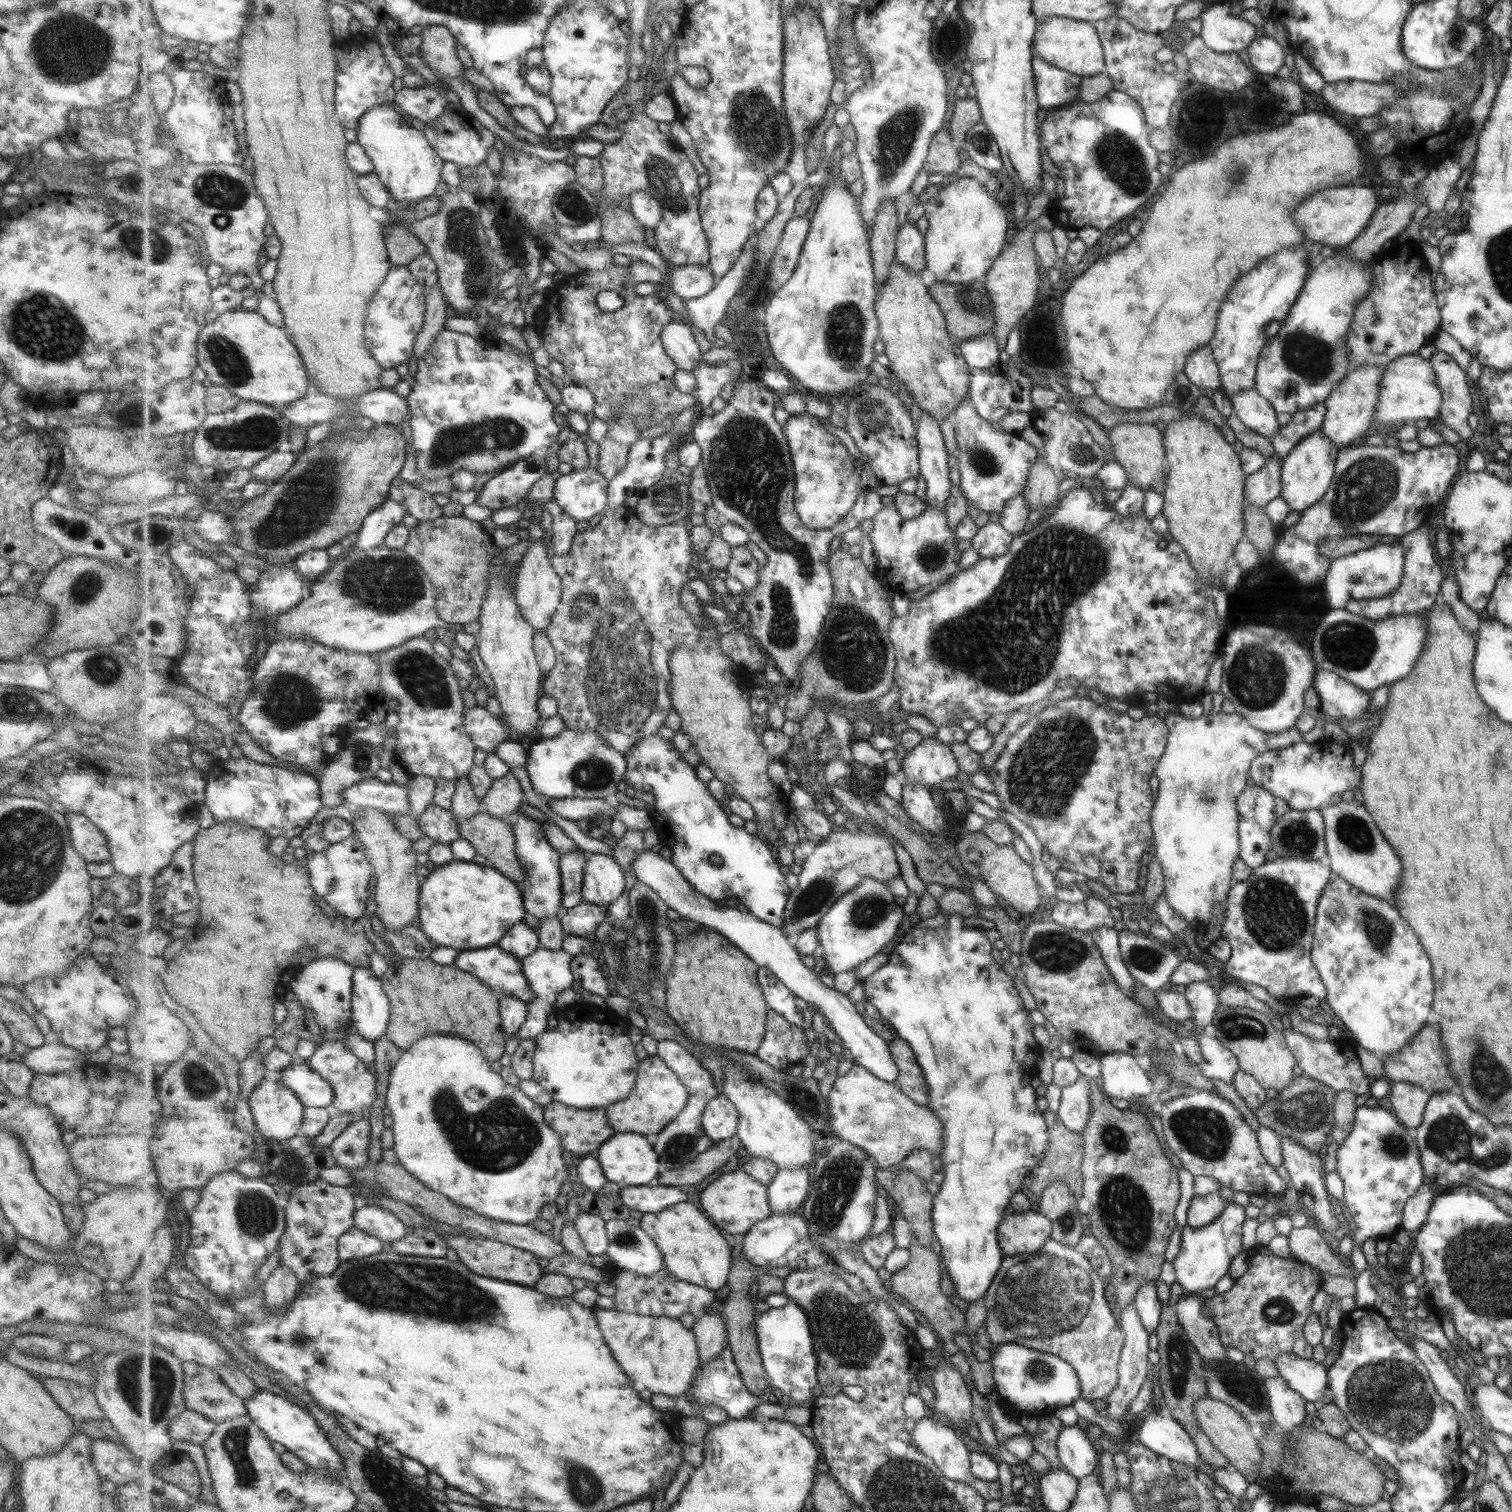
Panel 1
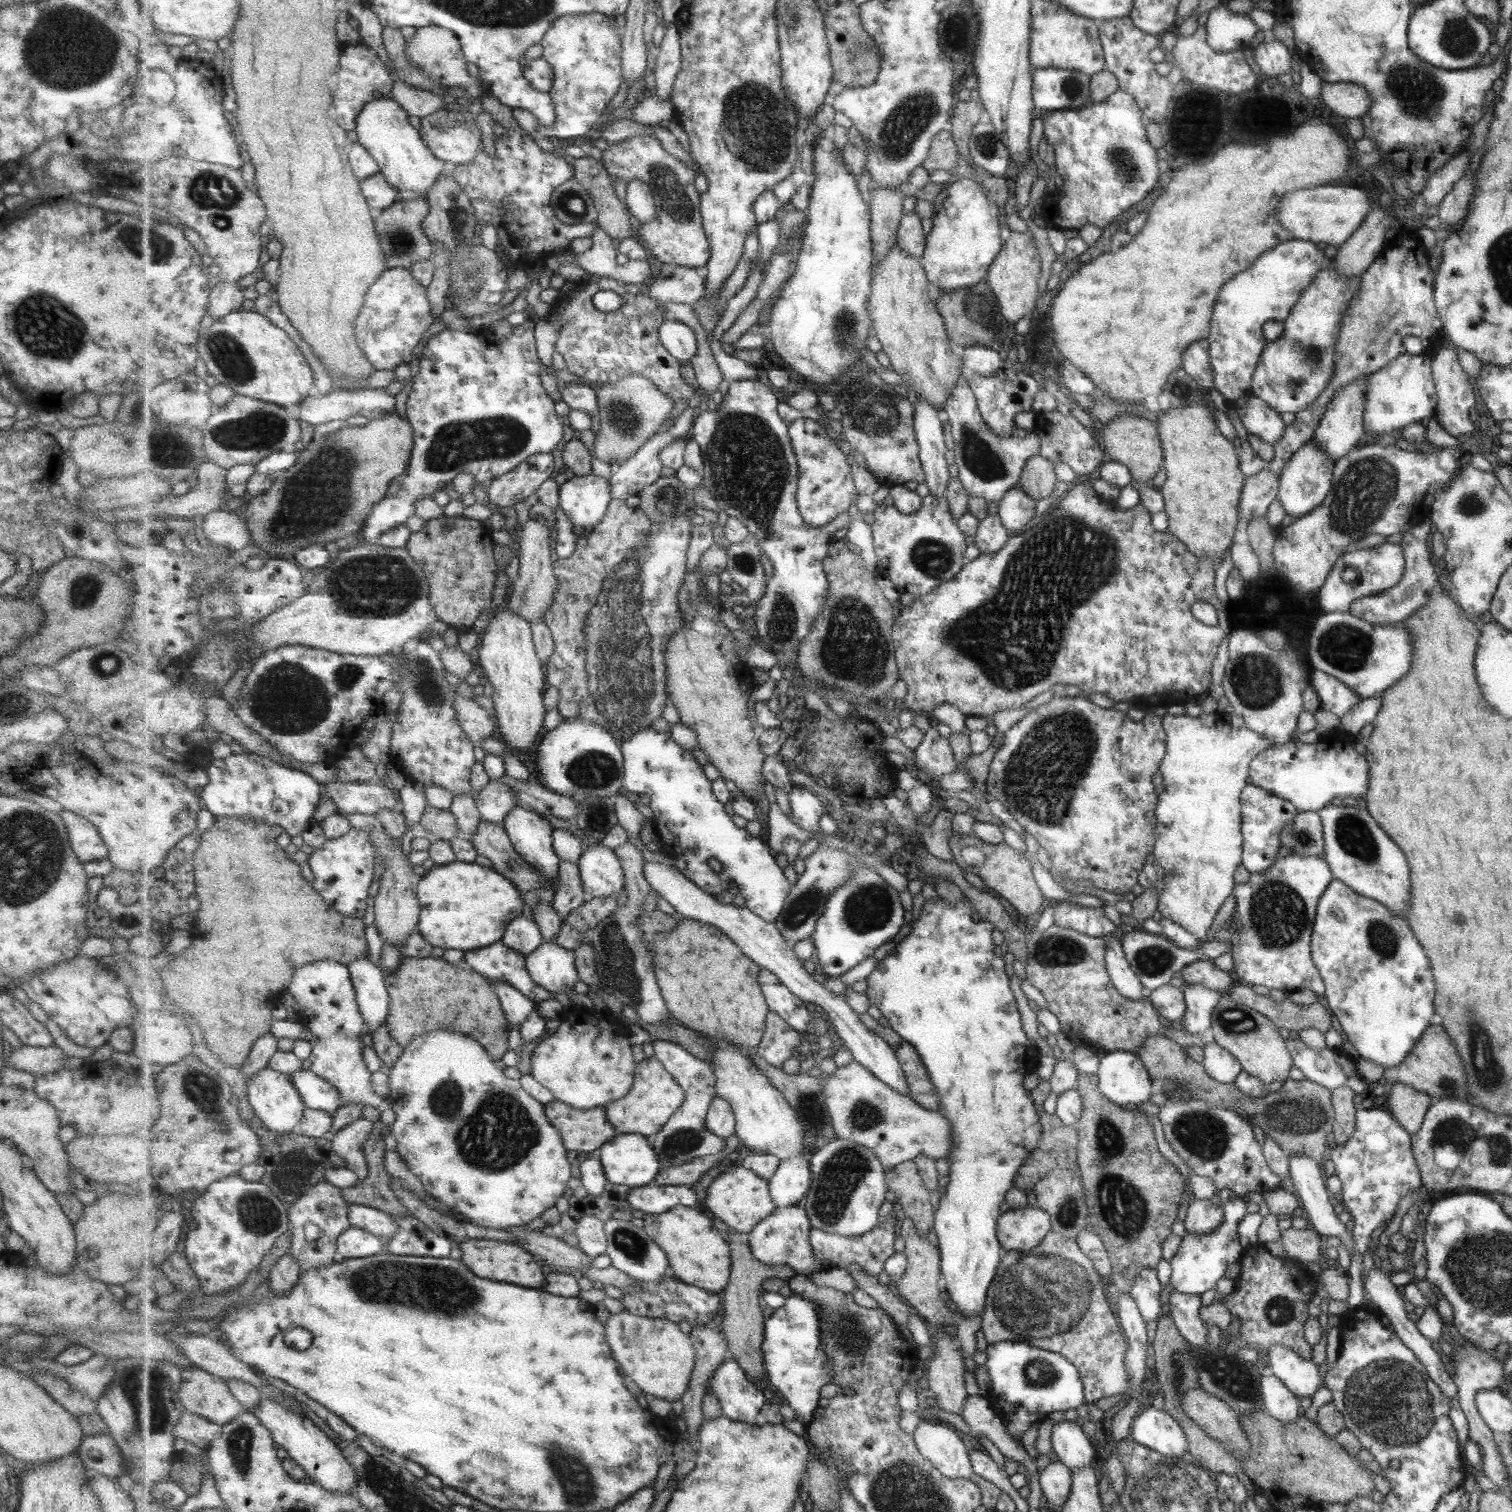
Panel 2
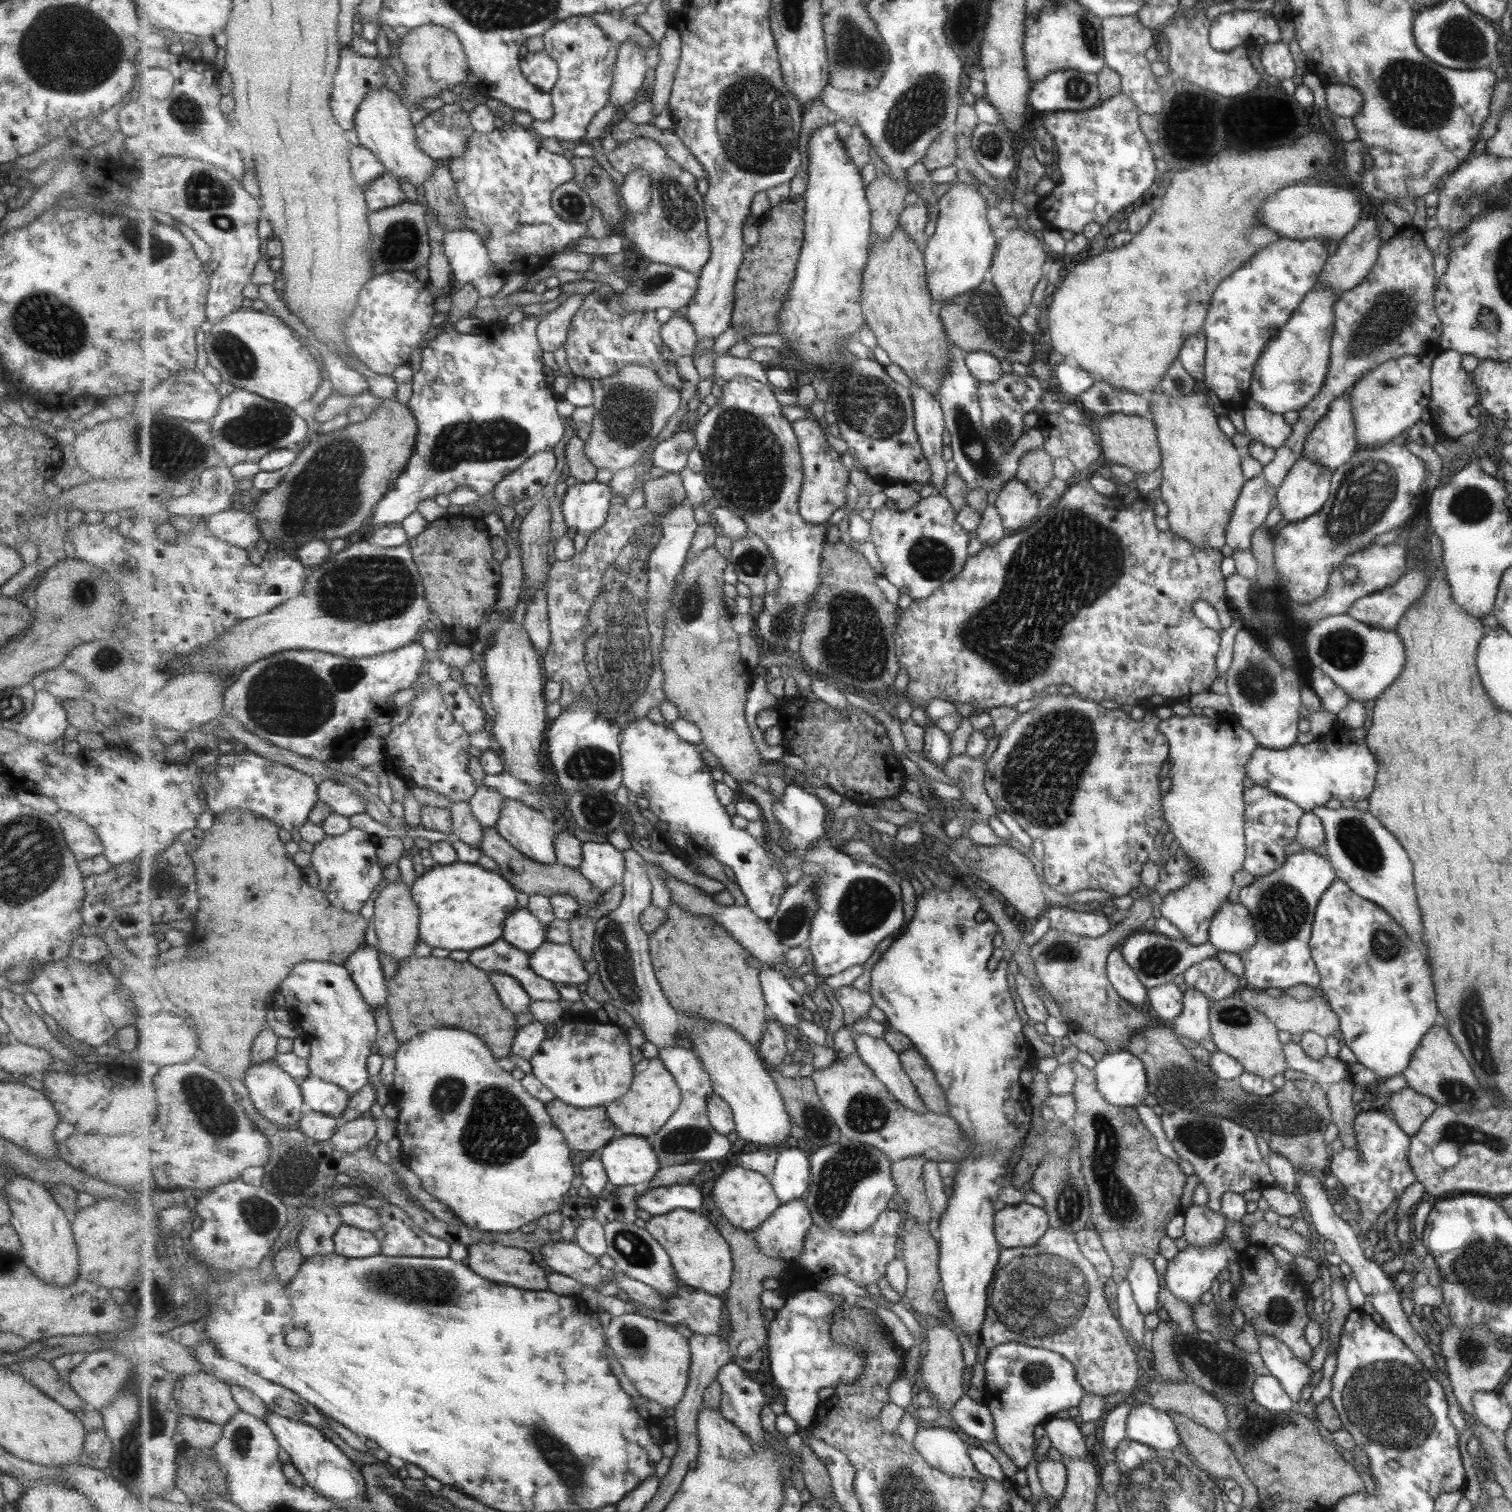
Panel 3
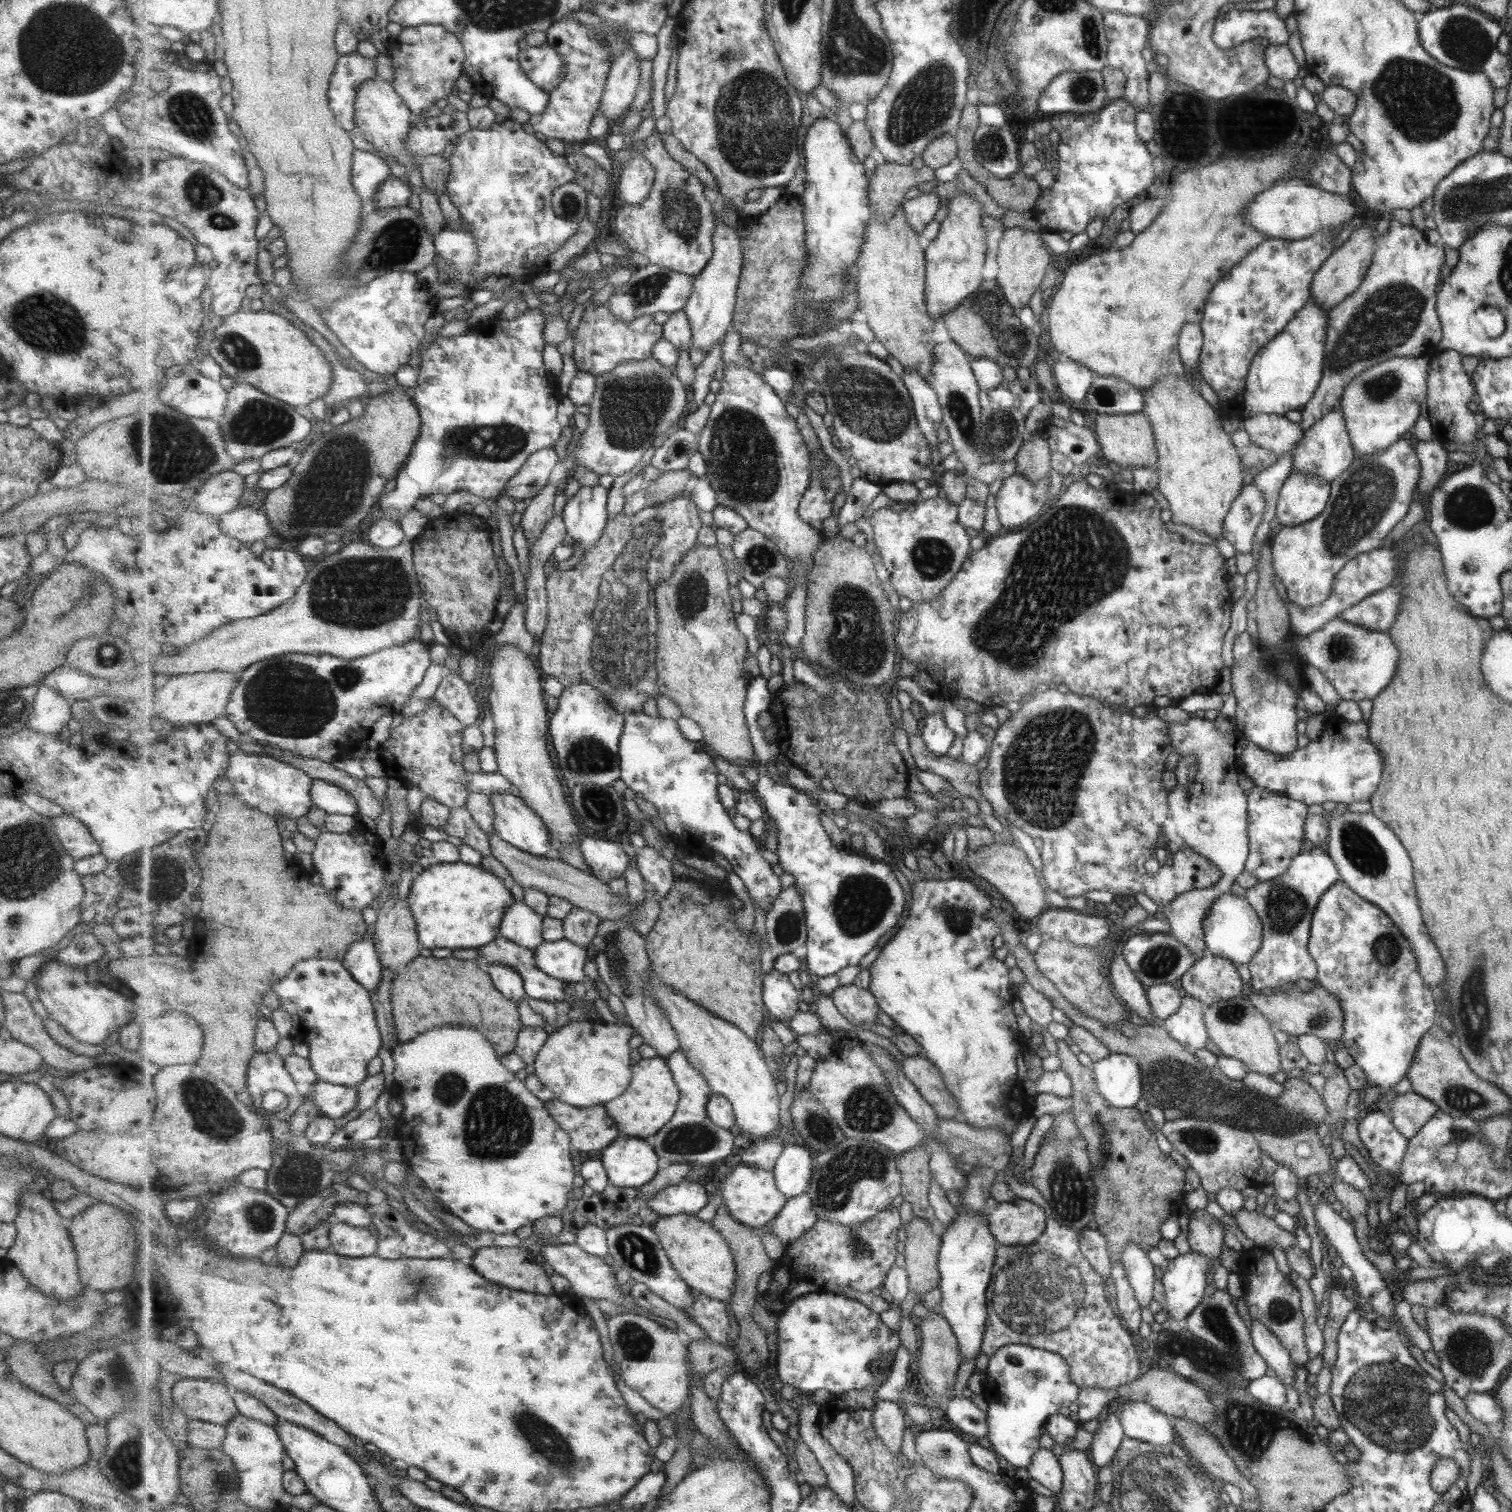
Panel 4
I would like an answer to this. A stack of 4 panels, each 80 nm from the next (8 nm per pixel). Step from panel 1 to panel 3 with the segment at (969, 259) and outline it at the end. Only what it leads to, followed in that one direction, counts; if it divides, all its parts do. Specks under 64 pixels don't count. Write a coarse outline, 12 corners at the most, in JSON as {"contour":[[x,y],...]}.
{"contour":[[975,186],[938,199],[924,250],[934,303],[973,290],[995,238]]}

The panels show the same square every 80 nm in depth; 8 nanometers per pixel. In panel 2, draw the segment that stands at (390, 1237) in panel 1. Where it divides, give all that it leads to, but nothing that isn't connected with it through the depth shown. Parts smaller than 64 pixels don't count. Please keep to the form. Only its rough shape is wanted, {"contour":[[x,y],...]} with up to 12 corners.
{"contour":[[351,1204],[353,1227],[391,1238],[400,1227],[393,1215]]}

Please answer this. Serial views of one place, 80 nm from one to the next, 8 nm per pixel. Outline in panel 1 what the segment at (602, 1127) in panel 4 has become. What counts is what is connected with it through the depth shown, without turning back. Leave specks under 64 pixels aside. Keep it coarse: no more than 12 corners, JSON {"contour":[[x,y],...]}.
{"contour":[[549,1103],[548,1125],[573,1154],[593,1152],[615,1134],[607,1110]]}

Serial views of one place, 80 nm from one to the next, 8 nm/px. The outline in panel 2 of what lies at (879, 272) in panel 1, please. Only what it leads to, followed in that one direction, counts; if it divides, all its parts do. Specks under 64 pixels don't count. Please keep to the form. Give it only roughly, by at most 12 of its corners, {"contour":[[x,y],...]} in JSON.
{"contour":[[894,188],[870,189],[872,243],[876,260],[898,246],[904,217]]}

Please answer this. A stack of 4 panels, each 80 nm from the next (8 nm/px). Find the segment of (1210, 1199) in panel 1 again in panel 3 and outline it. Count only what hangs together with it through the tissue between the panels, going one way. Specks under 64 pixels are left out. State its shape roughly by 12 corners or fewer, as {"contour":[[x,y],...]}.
{"contour":[[1190,1205],[1180,1216],[1183,1240],[1214,1245],[1226,1219],[1205,1205]]}

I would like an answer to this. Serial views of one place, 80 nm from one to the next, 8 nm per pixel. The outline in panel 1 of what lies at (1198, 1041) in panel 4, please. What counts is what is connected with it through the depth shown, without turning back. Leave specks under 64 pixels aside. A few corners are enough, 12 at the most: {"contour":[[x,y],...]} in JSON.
{"contour":[[1193,981],[1181,990],[1199,1031],[1218,1007],[1217,986]]}

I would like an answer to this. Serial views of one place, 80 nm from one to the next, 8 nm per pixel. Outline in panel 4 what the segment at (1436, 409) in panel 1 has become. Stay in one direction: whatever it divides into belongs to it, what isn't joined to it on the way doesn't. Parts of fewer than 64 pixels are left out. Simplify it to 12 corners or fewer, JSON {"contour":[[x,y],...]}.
{"contour":[[1394,357],[1349,382],[1339,408],[1355,454],[1413,426],[1429,362]]}

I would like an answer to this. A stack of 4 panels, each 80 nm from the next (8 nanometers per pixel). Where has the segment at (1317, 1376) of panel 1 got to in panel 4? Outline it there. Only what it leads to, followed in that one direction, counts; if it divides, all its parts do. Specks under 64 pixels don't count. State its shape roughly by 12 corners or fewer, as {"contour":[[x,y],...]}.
{"contour":[[1250,1322],[1253,1349],[1283,1384],[1285,1407],[1294,1409],[1294,1363],[1267,1327]]}

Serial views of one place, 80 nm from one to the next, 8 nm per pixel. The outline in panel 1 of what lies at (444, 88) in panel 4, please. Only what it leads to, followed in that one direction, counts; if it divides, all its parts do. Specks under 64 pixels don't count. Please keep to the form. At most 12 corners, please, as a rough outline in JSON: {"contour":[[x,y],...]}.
{"contour":[[445,26],[423,32],[420,58],[435,74],[463,77],[456,35]]}

